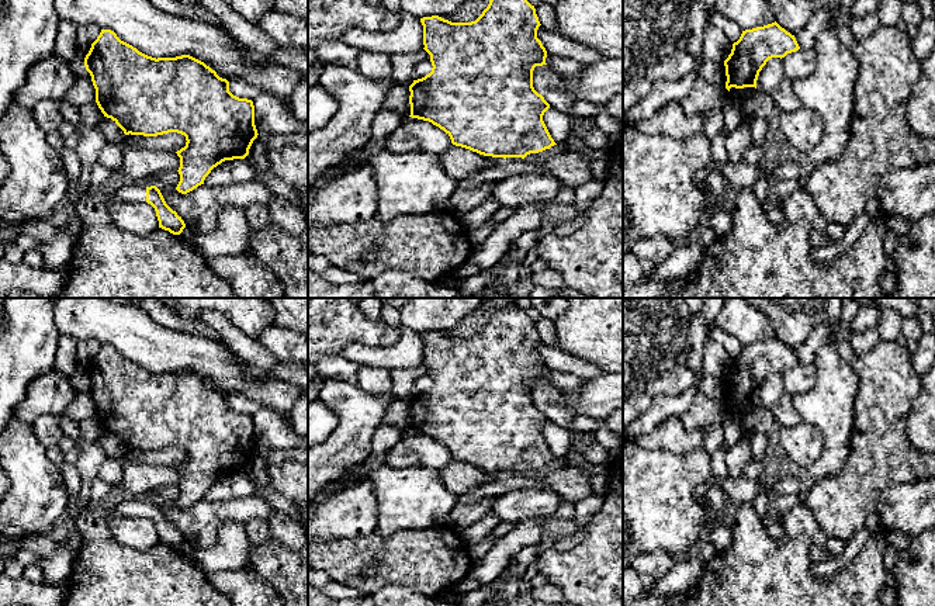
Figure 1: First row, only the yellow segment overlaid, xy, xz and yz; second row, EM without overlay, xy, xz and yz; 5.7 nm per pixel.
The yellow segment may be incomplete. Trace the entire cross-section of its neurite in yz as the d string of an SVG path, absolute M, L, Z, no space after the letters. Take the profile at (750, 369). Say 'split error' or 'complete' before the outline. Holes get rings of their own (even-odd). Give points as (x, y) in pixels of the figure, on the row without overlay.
complete | M776 336L763 342L742 346L724 375L726 404L755 402L759 387L772 373L785 373L800 361L790 347Z

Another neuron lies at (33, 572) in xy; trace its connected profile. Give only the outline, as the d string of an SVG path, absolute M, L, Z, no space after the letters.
M32 562L24 567L22 578L34 584L44 584L44 574L41 564Z

